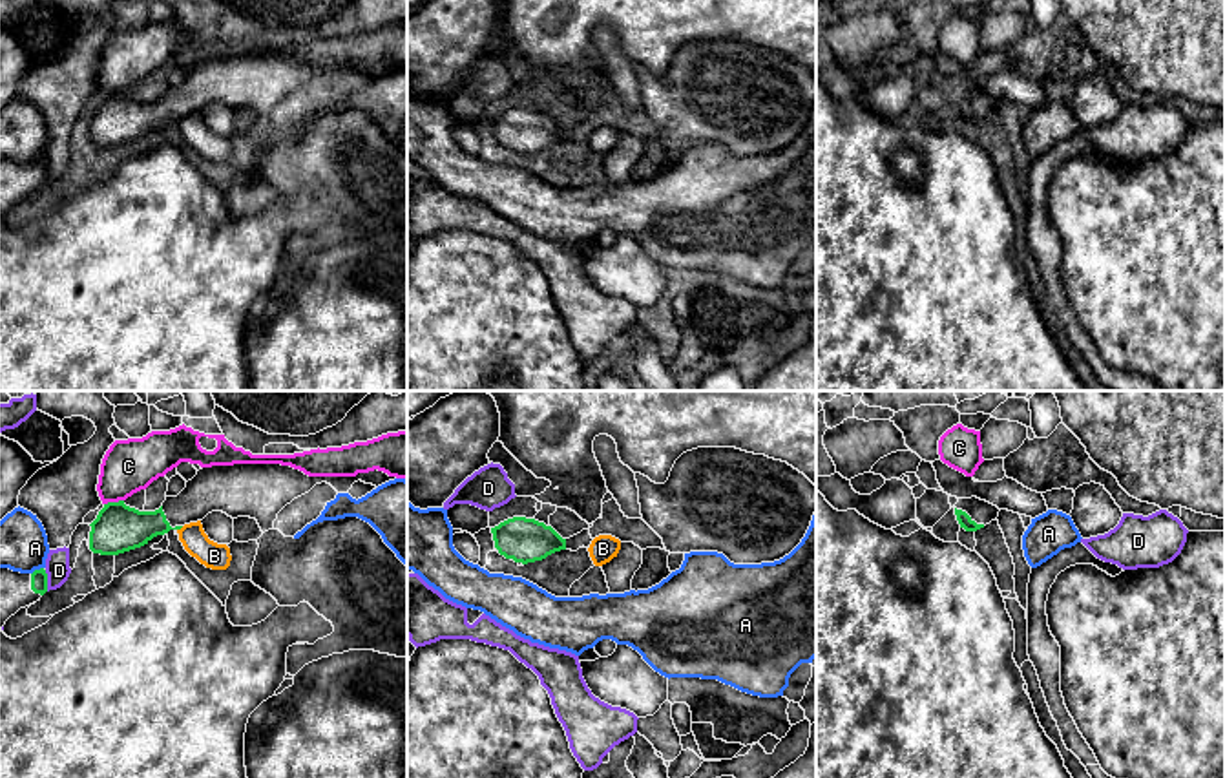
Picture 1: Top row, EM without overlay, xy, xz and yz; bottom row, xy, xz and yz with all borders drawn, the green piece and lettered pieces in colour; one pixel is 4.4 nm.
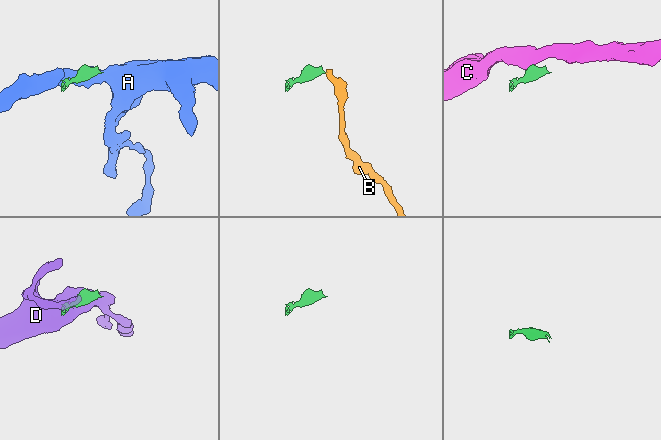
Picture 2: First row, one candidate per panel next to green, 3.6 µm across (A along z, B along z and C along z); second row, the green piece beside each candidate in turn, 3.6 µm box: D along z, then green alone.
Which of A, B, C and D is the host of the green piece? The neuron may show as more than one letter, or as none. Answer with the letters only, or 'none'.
none

